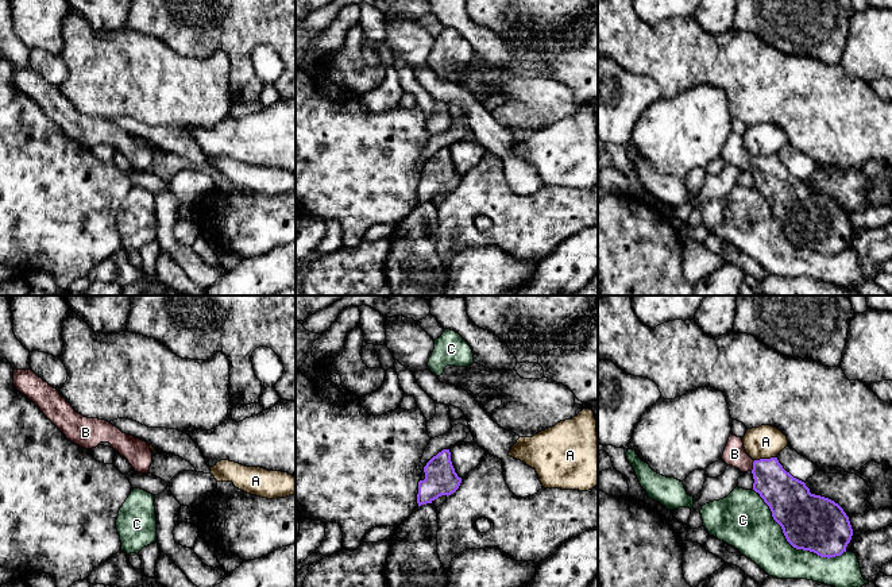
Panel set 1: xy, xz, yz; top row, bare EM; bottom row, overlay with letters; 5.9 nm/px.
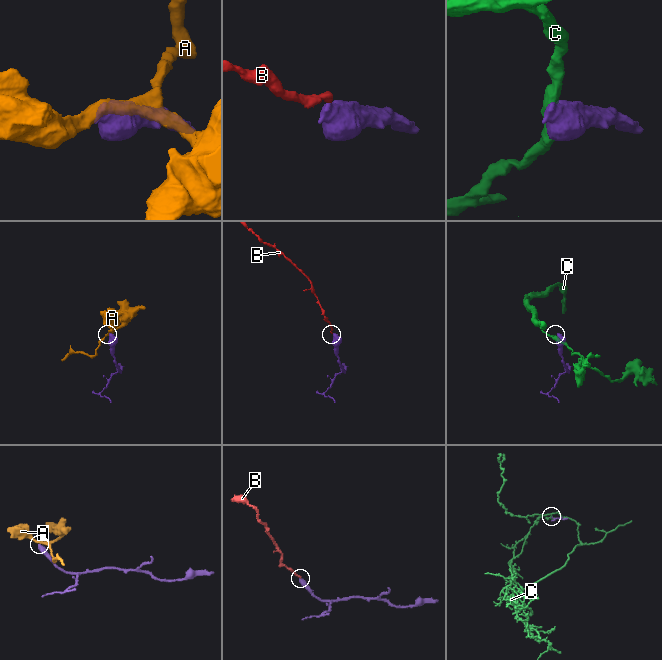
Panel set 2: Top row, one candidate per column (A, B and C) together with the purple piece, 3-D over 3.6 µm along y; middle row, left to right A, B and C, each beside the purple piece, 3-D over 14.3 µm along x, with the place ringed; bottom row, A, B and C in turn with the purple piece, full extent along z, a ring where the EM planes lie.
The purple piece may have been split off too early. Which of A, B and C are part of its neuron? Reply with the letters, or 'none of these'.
B

